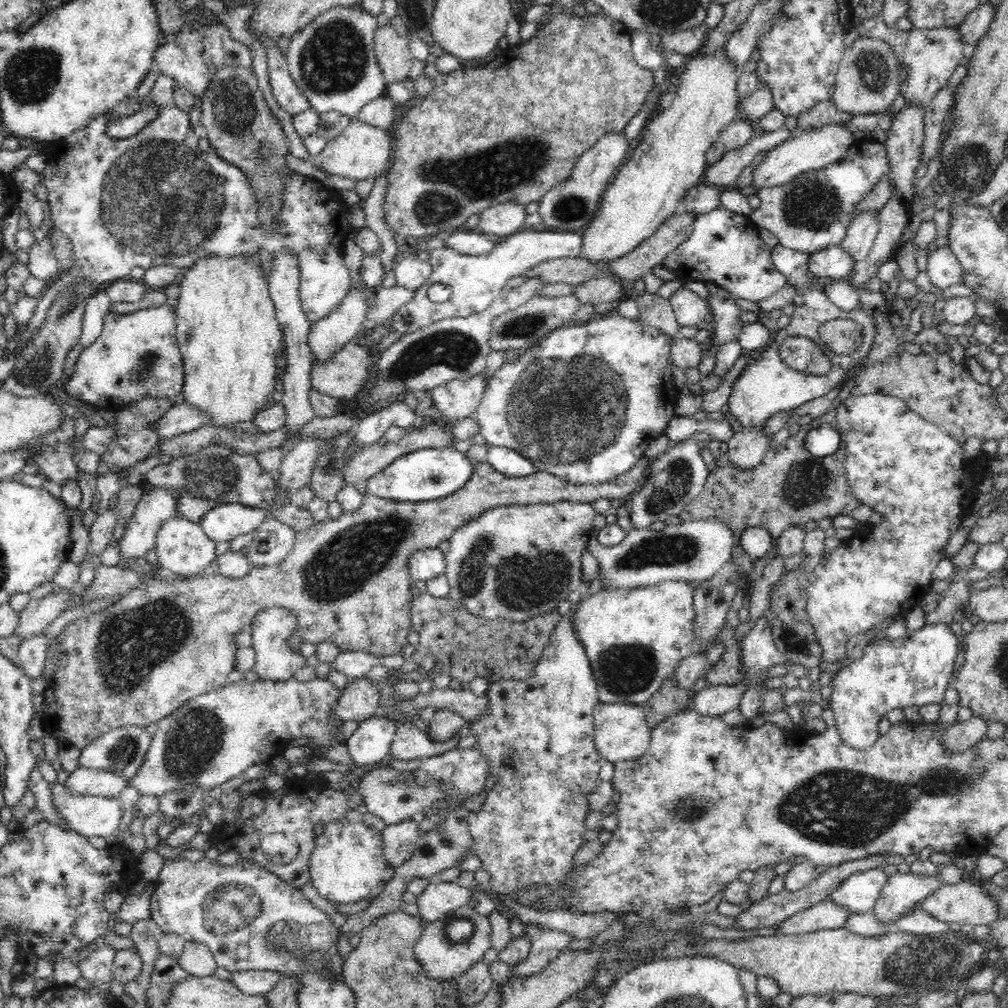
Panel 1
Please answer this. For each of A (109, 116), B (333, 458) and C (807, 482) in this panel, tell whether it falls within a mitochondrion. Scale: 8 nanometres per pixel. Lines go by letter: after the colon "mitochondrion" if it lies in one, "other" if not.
A: other
B: mitochondrion
C: mitochondrion

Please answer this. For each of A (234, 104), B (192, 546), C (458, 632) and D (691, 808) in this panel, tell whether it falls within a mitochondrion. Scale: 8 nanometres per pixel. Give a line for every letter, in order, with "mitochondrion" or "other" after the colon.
A: mitochondrion
B: other
C: other
D: mitochondrion

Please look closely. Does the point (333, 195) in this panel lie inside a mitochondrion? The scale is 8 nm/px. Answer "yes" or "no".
no

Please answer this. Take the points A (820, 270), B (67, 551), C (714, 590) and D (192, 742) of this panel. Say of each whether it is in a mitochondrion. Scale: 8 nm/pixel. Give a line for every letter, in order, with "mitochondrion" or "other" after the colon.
A: other
B: other
C: other
D: mitochondrion

